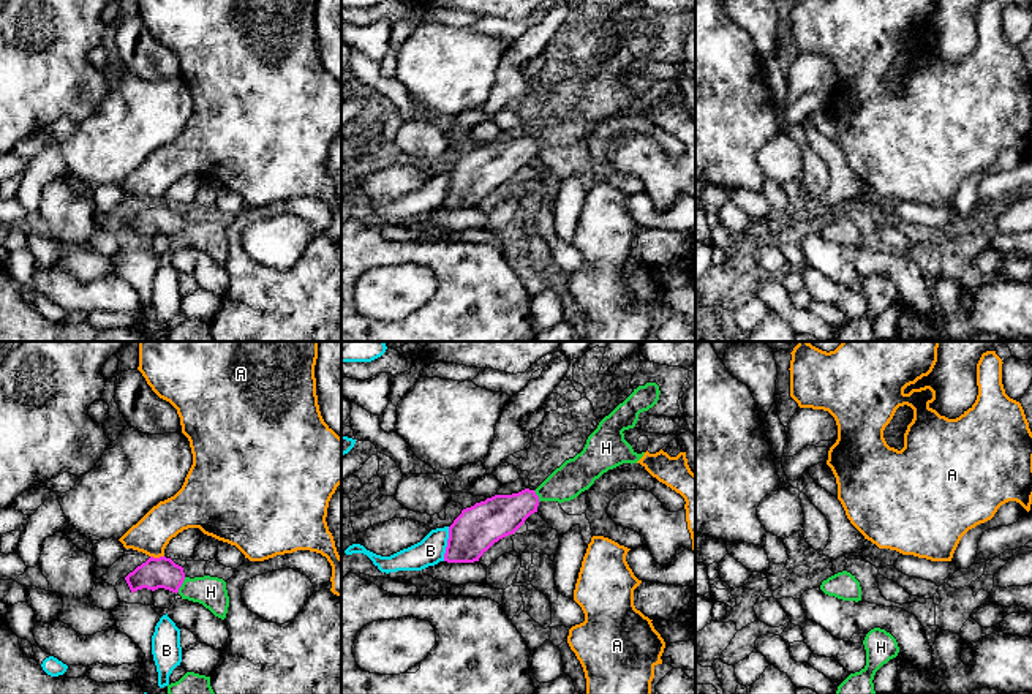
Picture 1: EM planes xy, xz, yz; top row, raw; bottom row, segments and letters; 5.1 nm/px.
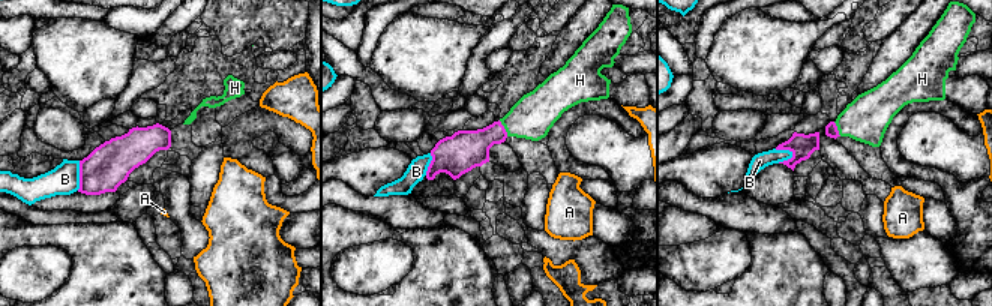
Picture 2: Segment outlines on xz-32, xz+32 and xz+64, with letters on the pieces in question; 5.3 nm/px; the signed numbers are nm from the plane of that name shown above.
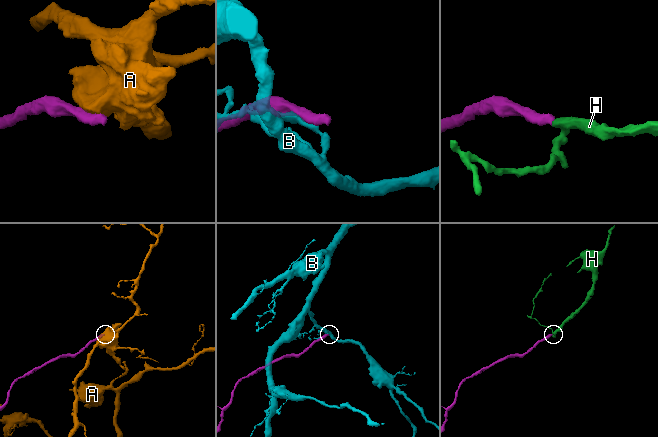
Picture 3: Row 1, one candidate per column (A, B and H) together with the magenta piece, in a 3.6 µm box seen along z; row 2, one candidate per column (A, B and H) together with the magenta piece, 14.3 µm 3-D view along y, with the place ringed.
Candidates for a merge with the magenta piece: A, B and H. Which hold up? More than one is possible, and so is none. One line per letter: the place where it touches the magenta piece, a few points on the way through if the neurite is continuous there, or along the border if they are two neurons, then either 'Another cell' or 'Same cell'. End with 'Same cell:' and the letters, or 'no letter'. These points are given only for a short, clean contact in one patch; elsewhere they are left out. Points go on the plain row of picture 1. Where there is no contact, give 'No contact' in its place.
A: Touches magenta at xy (157, 204). Boundary: xy (150, 201), (163, 203). Another cell
B: Touches magenta at xz (448, 190). Another cell
H: Touches magenta at xy (180, 231). Path across: xy (157, 218), (171, 222), (180, 231), (210, 237). Same cell
Same cell: H

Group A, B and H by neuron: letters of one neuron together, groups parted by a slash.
A / B / H

